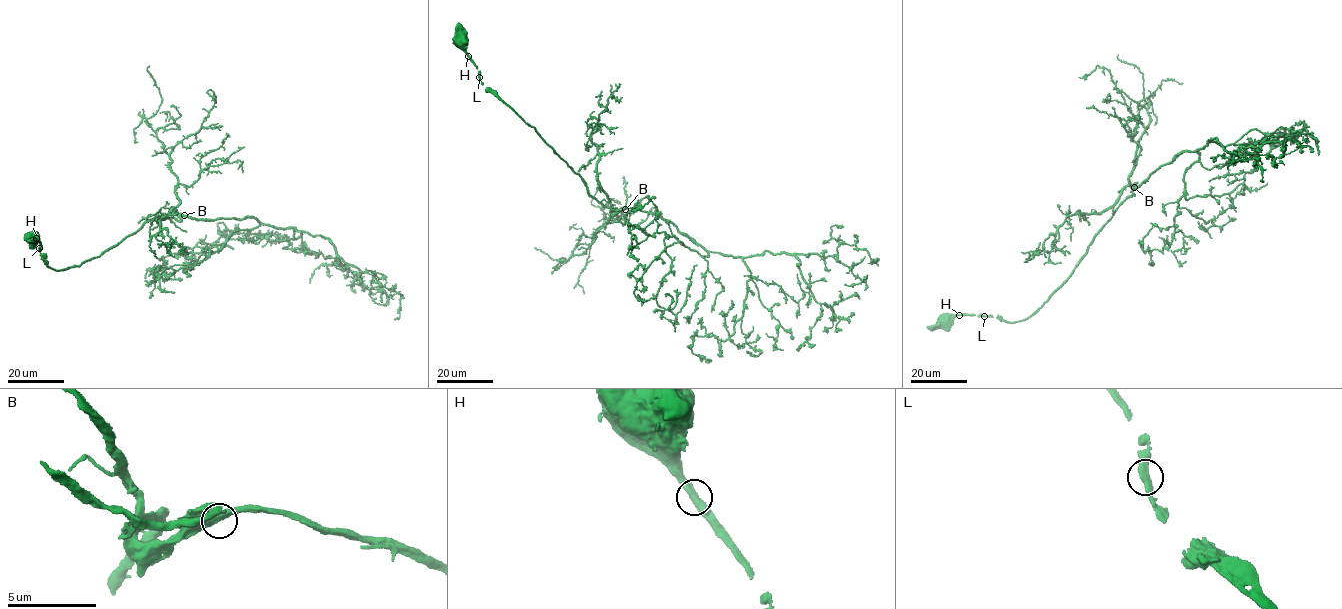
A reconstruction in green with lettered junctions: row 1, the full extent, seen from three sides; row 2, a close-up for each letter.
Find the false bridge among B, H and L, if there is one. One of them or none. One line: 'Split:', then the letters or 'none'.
Split: none

